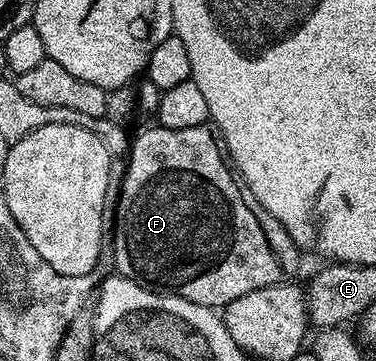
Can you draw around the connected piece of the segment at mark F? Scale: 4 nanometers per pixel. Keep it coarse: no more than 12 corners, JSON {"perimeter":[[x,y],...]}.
{"perimeter":[[207,125],[129,145],[114,272],[222,310],[301,251]]}

